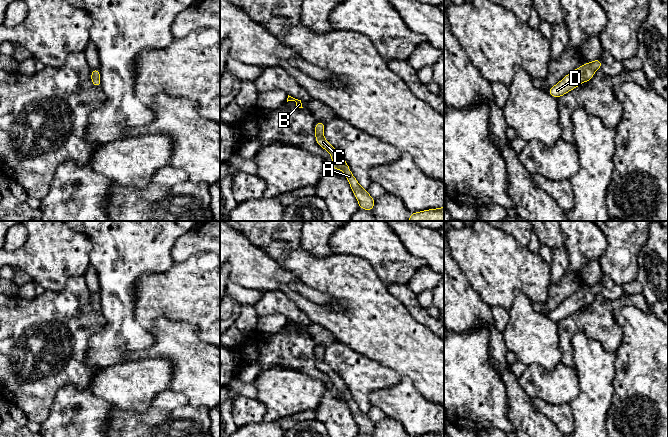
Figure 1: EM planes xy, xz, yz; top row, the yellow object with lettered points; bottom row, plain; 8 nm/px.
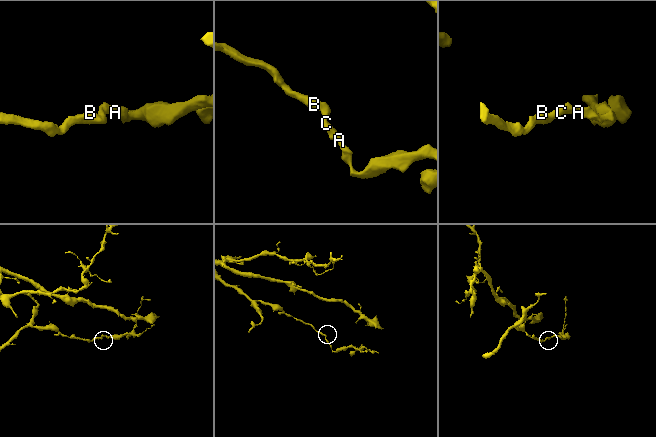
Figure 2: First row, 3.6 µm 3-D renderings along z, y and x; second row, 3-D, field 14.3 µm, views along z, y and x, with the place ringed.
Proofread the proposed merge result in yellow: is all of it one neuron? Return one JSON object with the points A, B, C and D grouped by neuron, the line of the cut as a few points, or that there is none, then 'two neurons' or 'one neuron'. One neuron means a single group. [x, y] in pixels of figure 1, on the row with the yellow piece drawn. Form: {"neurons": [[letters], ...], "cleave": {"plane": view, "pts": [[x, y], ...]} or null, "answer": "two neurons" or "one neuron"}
{"neurons": [["A", "B", "C", "D"]], "cleave": null, "answer": "one neuron"}

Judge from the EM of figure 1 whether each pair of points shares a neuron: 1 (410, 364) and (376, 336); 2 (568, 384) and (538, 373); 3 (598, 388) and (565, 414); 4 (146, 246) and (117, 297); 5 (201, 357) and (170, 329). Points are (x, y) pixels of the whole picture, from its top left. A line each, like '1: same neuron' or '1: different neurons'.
1: same neuron
2: same neuron
3: different neurons
4: same neuron
5: same neuron

